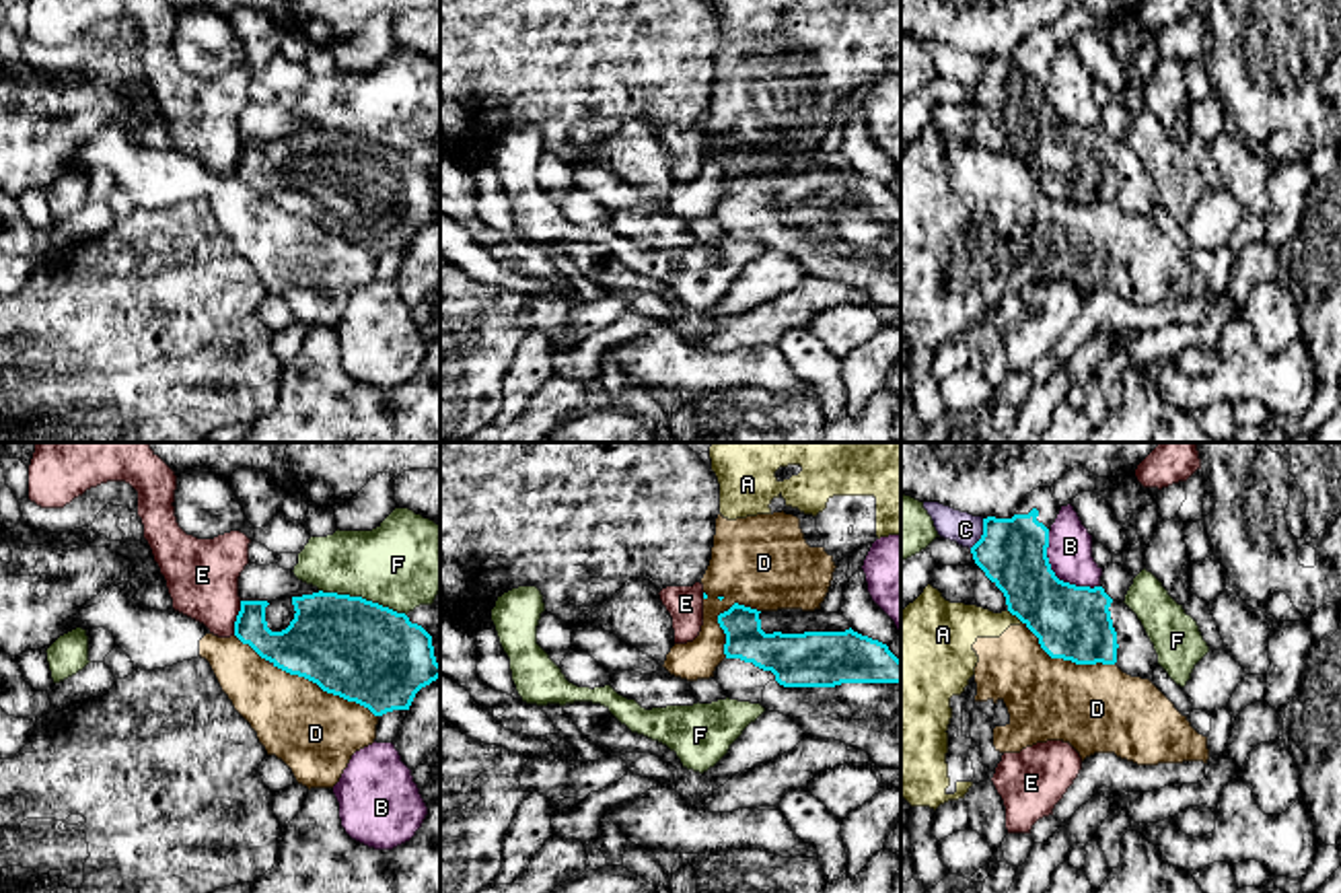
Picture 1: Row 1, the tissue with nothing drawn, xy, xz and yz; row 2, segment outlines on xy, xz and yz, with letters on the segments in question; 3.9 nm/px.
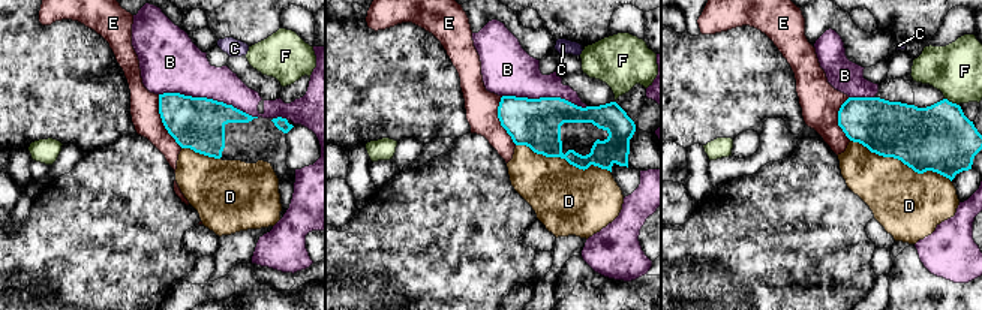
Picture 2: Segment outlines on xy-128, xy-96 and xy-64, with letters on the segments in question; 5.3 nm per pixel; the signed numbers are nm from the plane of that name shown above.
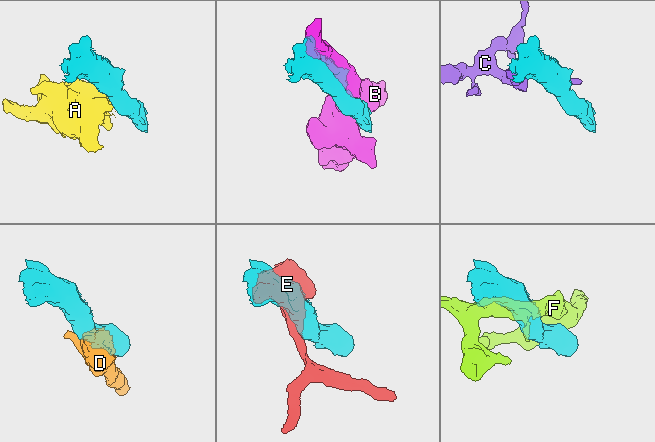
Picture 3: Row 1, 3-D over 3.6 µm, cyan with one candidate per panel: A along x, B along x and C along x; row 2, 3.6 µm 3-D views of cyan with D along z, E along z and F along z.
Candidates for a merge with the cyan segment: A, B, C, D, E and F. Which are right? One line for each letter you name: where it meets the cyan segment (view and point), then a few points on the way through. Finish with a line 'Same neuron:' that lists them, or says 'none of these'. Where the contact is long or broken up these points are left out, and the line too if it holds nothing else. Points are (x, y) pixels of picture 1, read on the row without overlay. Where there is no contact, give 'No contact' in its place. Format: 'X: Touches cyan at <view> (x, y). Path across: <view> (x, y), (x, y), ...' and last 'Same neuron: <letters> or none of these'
Same neuron: none of these

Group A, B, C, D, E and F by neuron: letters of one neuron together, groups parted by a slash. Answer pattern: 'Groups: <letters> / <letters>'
Groups: A D / B / C / E / F

